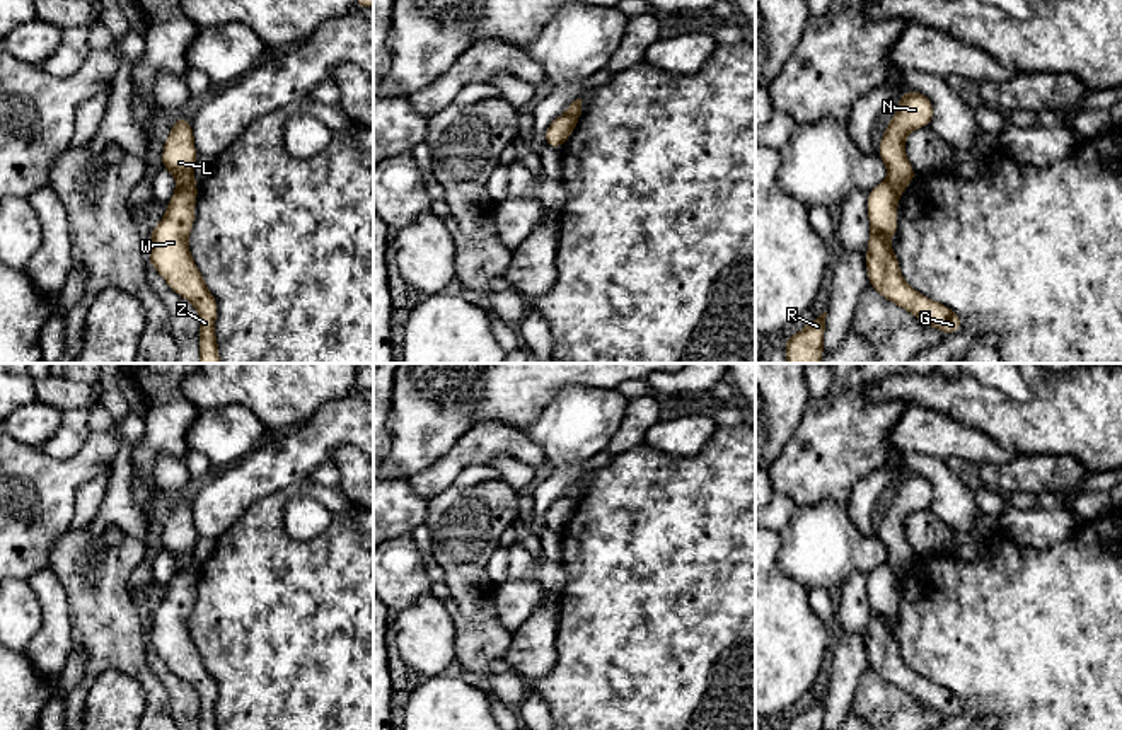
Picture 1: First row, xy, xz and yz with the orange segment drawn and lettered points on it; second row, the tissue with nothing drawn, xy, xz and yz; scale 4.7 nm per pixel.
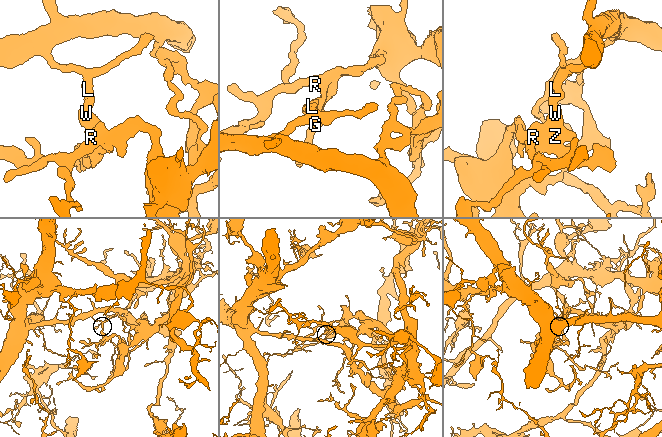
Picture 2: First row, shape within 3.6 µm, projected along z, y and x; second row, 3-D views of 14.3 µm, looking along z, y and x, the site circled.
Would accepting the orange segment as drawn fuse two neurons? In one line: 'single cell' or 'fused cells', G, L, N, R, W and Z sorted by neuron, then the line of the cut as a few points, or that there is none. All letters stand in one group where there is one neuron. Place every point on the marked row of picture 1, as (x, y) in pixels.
fused cells; groups G R W Z / L N; cut xy (195, 183), (178, 191)

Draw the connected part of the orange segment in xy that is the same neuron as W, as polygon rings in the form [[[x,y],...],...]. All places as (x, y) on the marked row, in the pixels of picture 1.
[[[191,184],[167,201],[167,211],[153,227],[148,263],[165,280],[169,288],[193,304],[200,314],[200,363],[220,363],[215,333],[218,302],[208,290],[193,261],[188,237],[194,225],[198,184]]]

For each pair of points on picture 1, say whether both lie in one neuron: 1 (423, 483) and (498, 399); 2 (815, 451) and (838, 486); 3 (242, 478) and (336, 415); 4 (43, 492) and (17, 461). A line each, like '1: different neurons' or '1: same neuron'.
1: different neurons
2: same neuron
3: same neuron
4: same neuron

